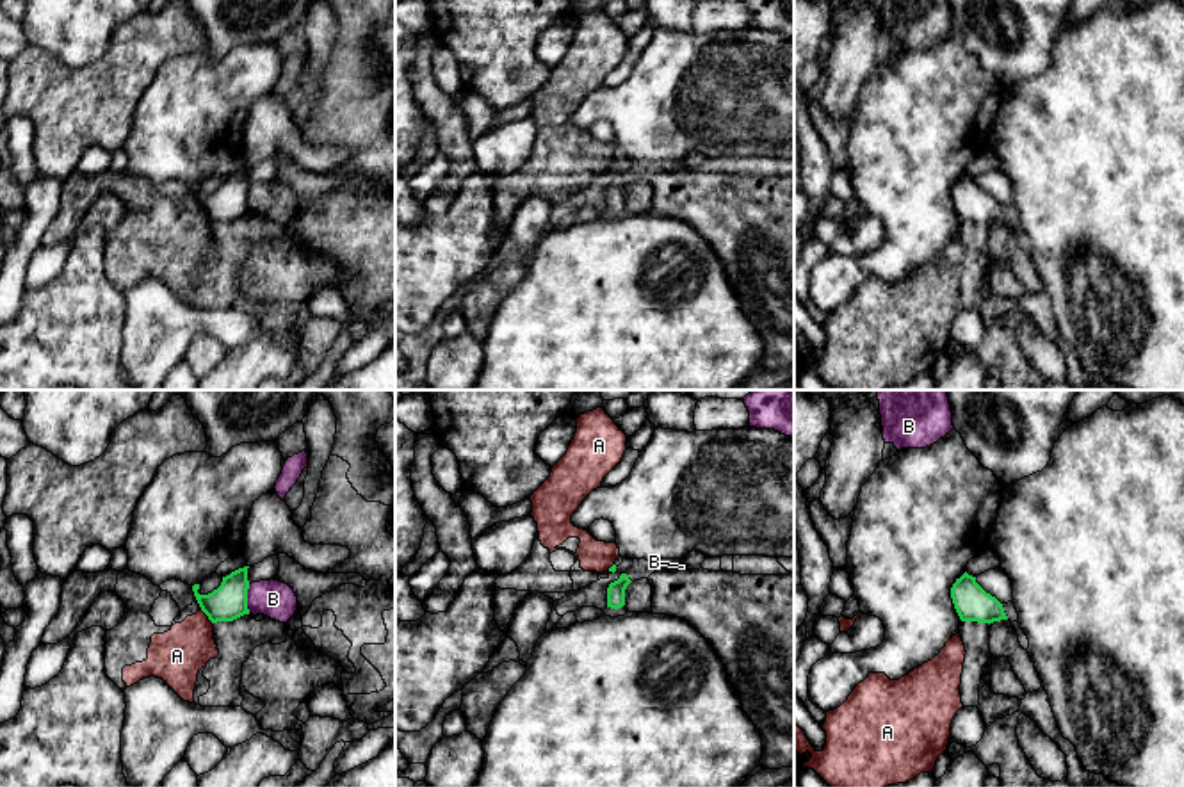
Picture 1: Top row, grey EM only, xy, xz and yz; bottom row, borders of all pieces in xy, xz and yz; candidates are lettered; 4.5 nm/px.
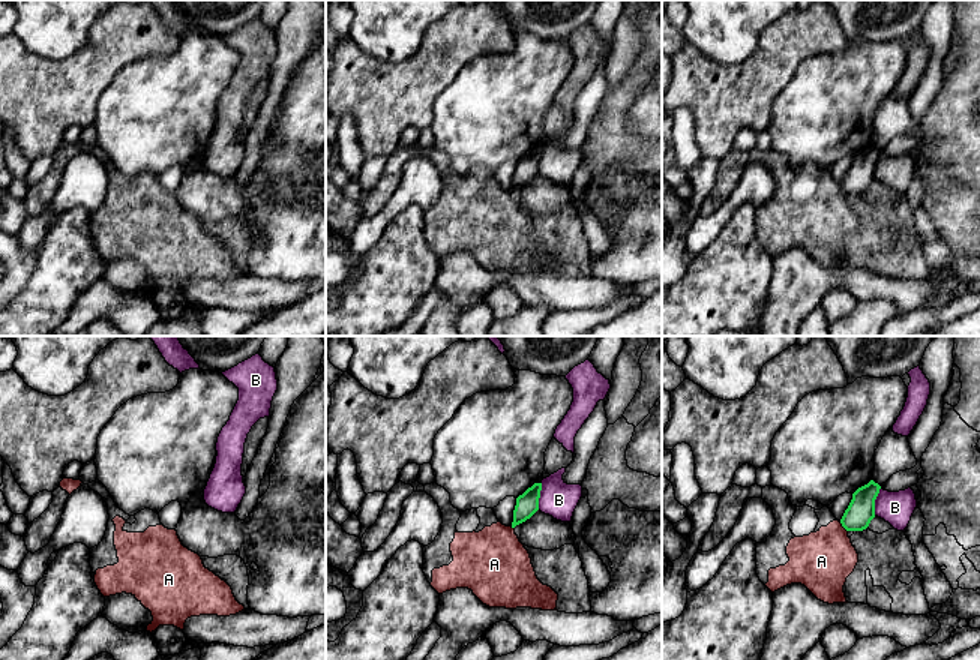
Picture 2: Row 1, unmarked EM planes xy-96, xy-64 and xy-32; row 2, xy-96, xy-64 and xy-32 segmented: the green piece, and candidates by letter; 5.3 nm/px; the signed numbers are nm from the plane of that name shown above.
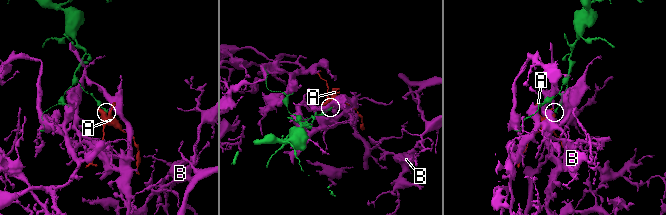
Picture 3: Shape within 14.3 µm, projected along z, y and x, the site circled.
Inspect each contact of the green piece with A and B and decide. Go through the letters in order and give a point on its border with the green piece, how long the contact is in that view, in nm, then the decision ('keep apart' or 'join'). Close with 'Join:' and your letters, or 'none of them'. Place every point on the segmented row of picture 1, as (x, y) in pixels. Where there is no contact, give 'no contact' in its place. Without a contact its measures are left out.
A: meets green in xy at (207, 615); contact 90 nm long; keep apart
B: meets green in xy at (246, 599); contact 140 nm long; keep apart
Join: none of them

